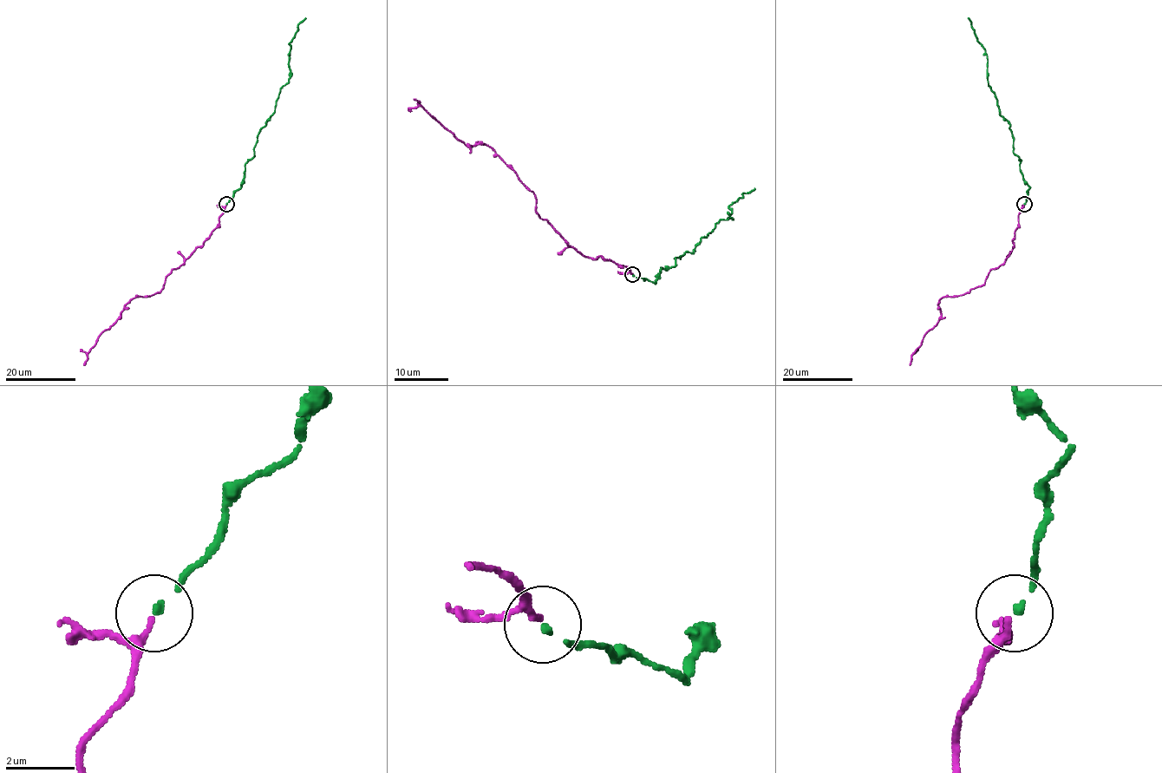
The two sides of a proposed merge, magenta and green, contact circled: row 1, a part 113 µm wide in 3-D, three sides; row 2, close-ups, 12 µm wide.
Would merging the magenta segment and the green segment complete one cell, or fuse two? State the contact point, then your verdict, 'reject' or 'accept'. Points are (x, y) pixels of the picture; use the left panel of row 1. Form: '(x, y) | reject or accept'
(226, 204) | accept

